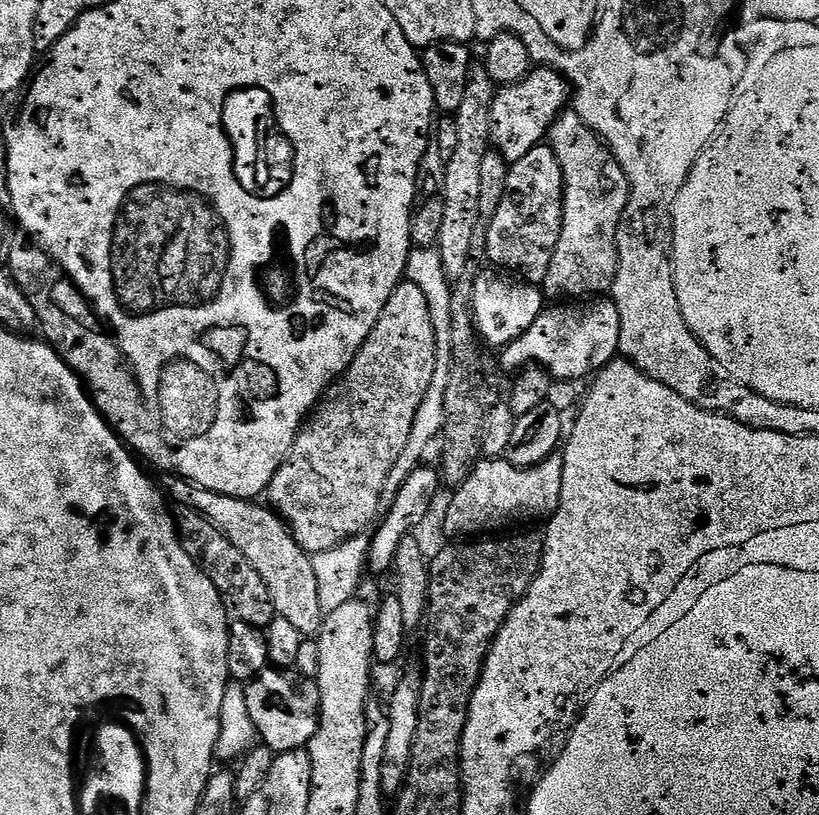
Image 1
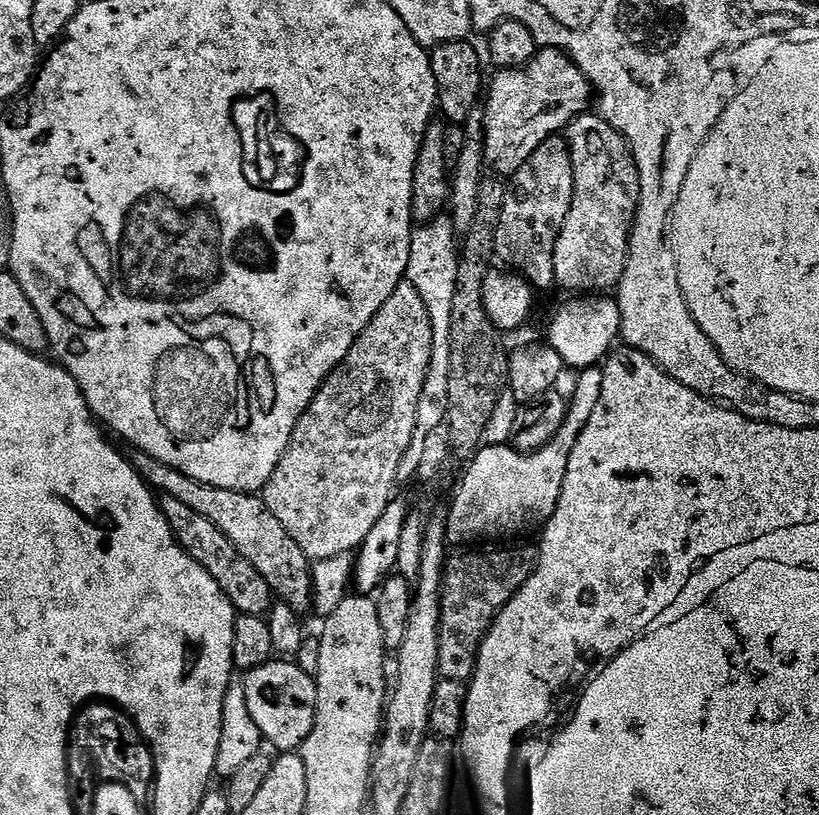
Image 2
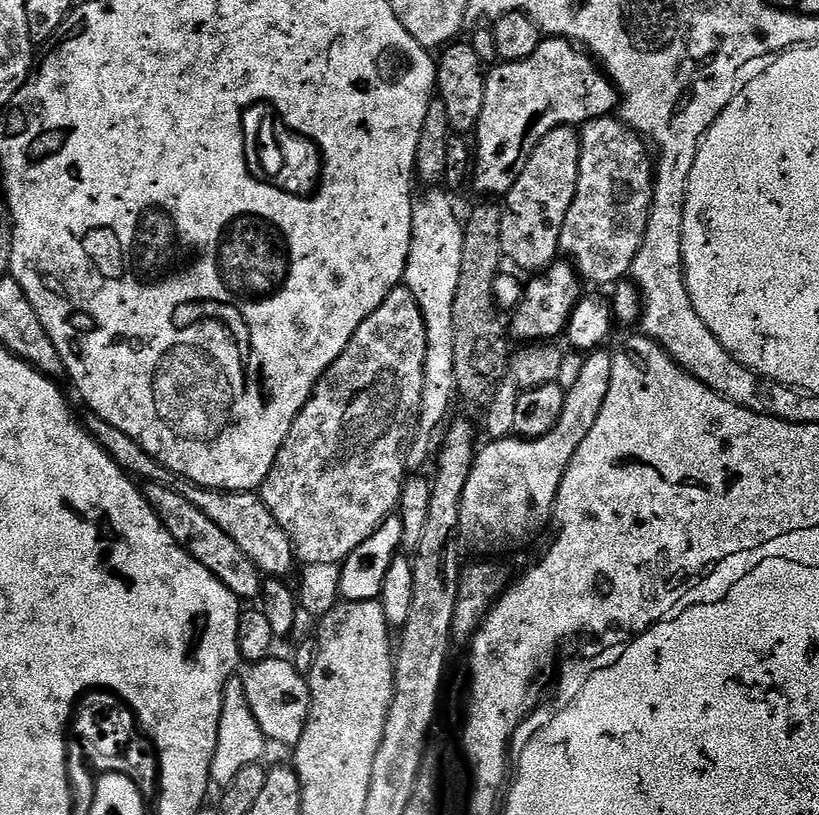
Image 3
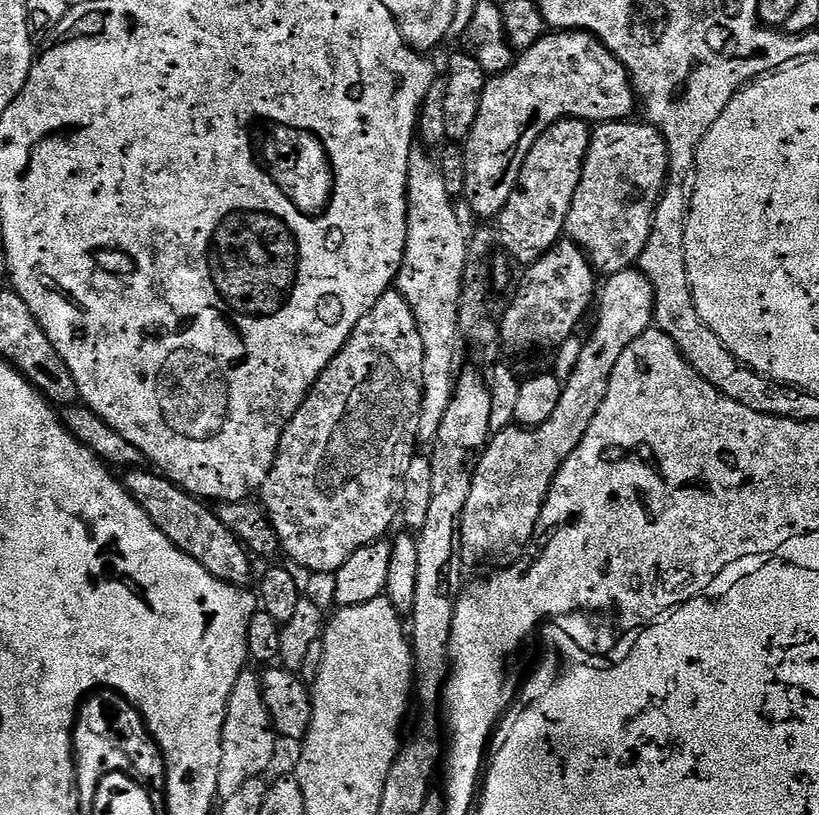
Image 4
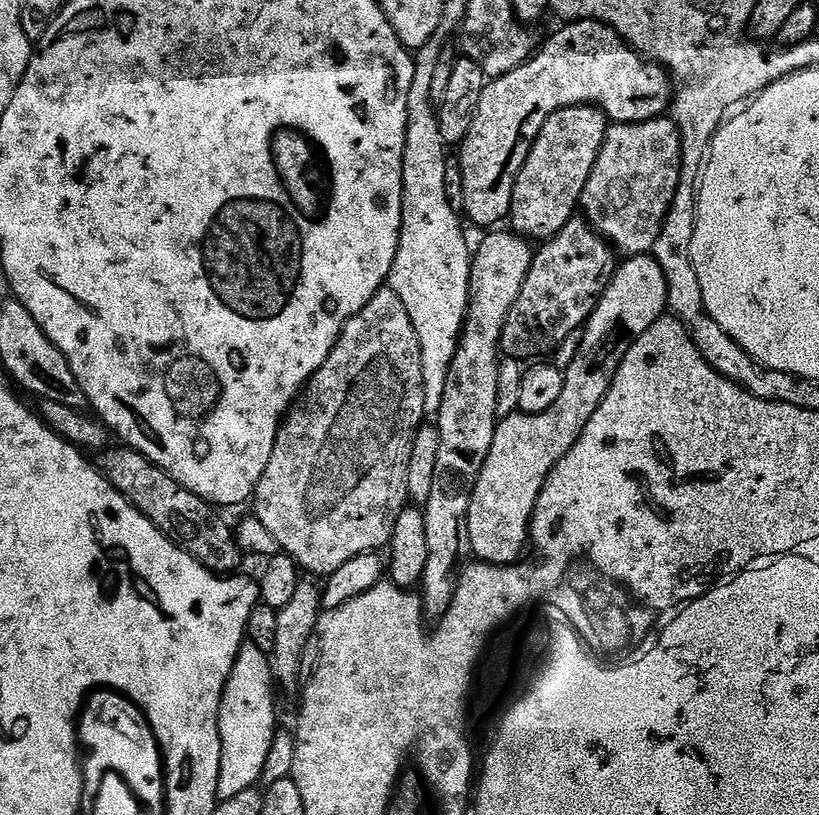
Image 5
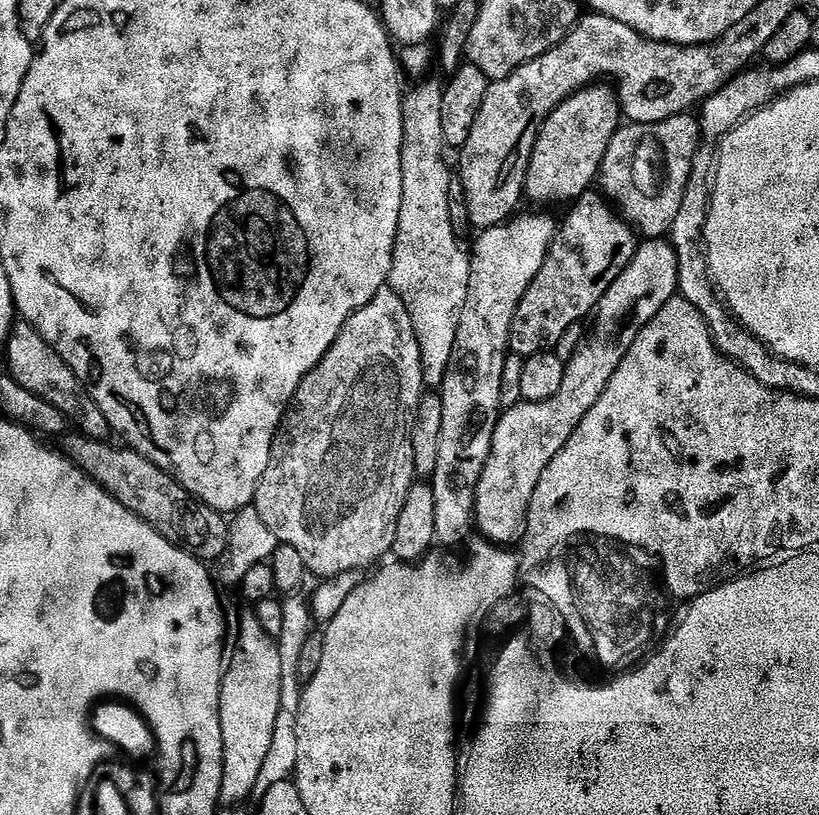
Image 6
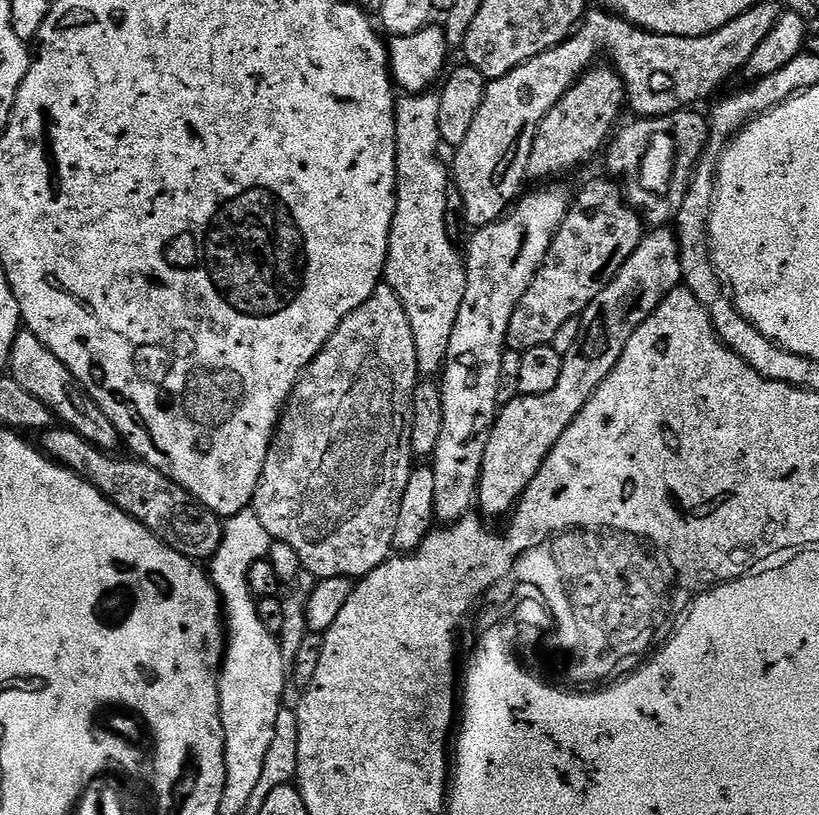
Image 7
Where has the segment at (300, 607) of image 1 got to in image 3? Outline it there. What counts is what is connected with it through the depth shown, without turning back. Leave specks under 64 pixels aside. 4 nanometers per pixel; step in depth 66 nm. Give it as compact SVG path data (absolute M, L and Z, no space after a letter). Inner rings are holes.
M88 412L85 417L82 423L86 431L98 442L98 446L102 446L102 450L106 450L106 454L110 454L110 458L114 458L114 462L122 471L137 481L172 488L178 494L182 494L186 502L194 502L194 506L198 506L198 510L202 510L202 514L206 514L210 522L215 522L225 534L230 534L230 538L234 538L234 542L238 542L238 550L242 550L242 554L246 554L250 562L259 566L265 577L290 577L292 567L297 567L298 564L296 549L292 547L292 539L286 534L286 530L282 530L282 526L278 526L278 518L270 514L266 502L260 495L256 492L223 492L217 488L203 488L194 482L184 480L181 476L173 474L169 468L163 468L153 456L142 450L142 446L138 446L138 442L134 442L134 438L130 438L130 434L118 430L118 426L110 426L110 422L106 422L93 412Z

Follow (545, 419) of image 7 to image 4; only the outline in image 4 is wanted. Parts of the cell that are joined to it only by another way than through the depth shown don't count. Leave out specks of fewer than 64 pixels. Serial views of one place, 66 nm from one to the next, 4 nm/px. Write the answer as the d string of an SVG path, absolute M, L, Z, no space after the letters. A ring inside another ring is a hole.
M633 266L607 277L598 292L598 308L599 304L600 314L592 333L584 340L578 366L574 366L574 374L563 381L558 410L537 428L511 426L489 439L476 467L470 498L466 498L466 510L460 523L460 554L465 561L507 566L525 555L527 542L534 534L534 526L538 525L554 478L566 458L574 454L578 442L586 438L586 430L590 430L590 422L594 422L594 414L598 414L606 390L610 390L610 378L614 366L618 366L618 358L622 358L622 350L653 327L656 294L650 278L639 267Z

